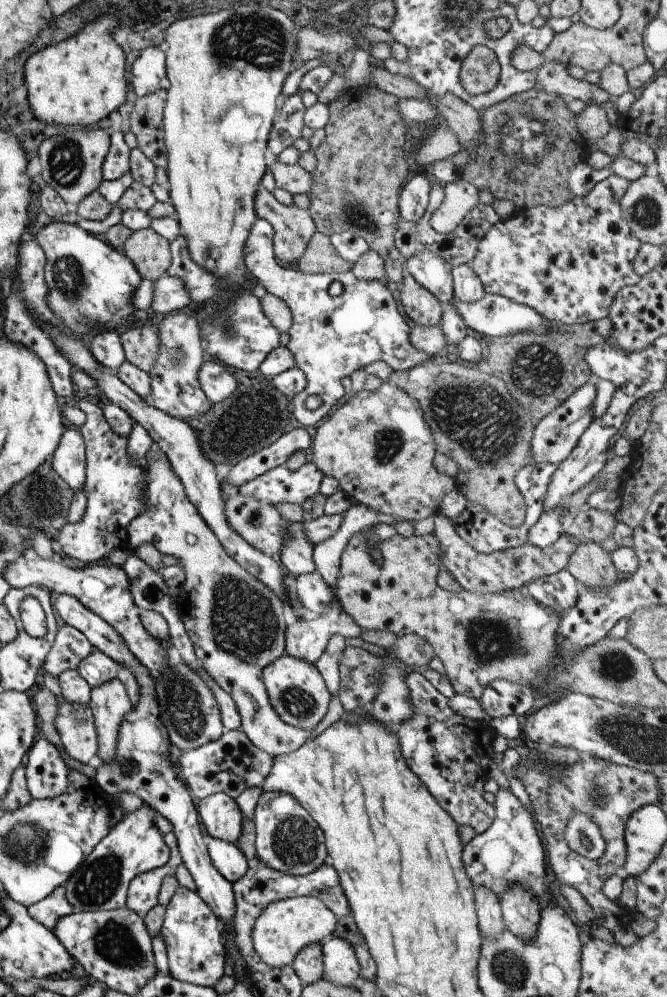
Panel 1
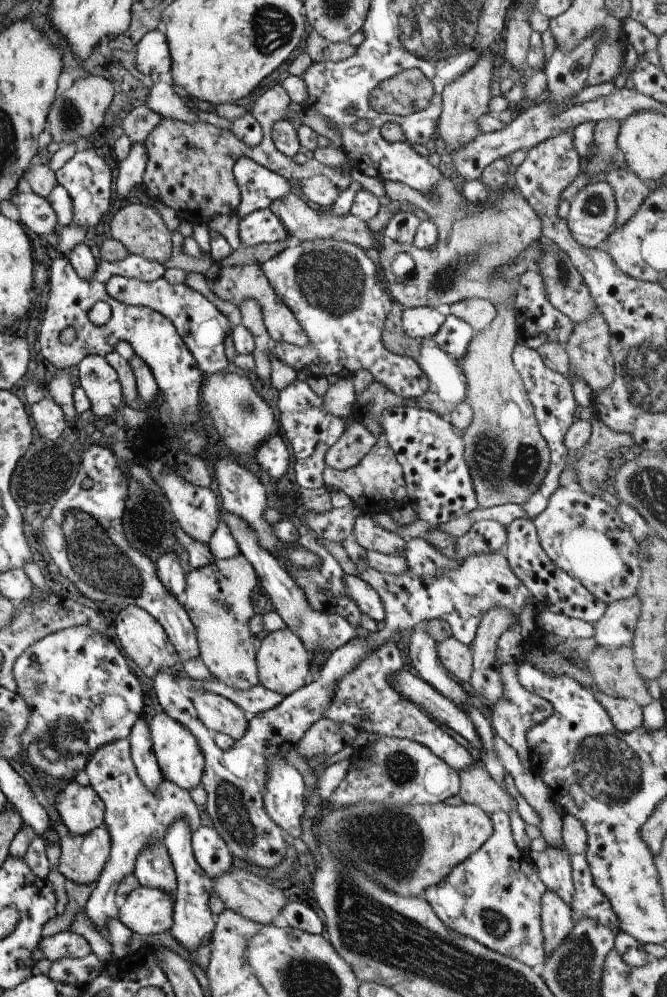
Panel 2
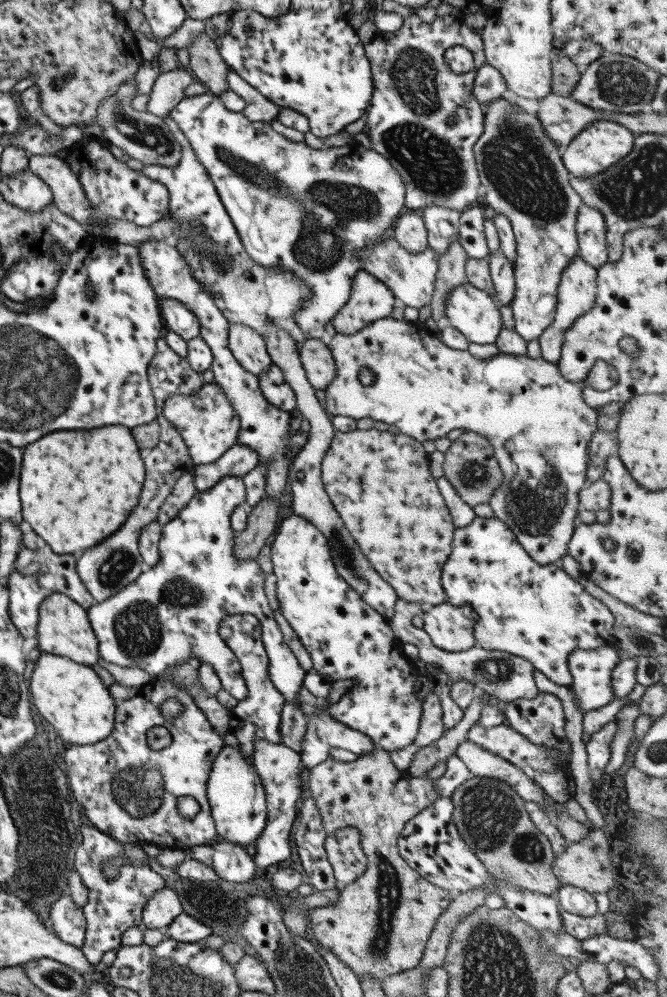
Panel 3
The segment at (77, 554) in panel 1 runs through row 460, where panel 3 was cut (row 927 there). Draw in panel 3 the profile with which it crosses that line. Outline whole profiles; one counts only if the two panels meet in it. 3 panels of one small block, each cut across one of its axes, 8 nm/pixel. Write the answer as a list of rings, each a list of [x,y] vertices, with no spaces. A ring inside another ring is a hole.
[[[87,824],[80,828],[82,840],[76,847],[74,870],[79,873],[81,882],[88,892],[87,902],[80,907],[85,921],[84,941],[79,950],[90,966],[96,966],[104,952],[113,950],[120,945],[120,936],[131,926],[141,926],[141,913],[147,900],[156,890],[164,887],[164,880],[142,862],[129,861],[120,866],[119,875],[107,881],[101,874],[99,864],[107,858],[124,856],[119,842],[111,839],[93,825]]]

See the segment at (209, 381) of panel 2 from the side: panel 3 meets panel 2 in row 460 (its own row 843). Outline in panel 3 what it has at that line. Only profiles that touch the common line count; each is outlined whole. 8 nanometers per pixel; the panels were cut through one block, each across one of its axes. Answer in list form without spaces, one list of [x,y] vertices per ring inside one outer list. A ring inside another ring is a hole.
[[[239,746],[221,748],[211,763],[205,793],[217,836],[237,845],[255,842],[266,823],[265,791],[253,764],[243,759]]]

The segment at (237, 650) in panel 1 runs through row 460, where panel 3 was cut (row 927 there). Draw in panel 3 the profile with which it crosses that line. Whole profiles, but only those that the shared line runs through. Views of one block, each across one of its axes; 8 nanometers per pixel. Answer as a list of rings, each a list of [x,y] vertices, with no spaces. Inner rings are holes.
[[[167,887],[160,888],[145,903],[141,913],[141,926],[143,928],[163,928],[169,926],[170,922],[181,914],[178,896]]]

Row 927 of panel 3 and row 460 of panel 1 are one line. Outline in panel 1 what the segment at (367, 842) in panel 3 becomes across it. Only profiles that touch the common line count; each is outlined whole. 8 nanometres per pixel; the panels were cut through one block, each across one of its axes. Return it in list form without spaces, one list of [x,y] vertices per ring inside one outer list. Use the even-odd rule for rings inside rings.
[[[382,382],[373,391],[362,389],[352,394],[331,416],[323,420],[323,424],[319,424],[310,447],[310,462],[324,477],[334,478],[352,504],[363,505],[372,511],[413,524],[421,518],[434,515],[443,496],[454,489],[454,478],[443,476],[433,468],[433,458],[437,452],[418,402],[389,382]]]

